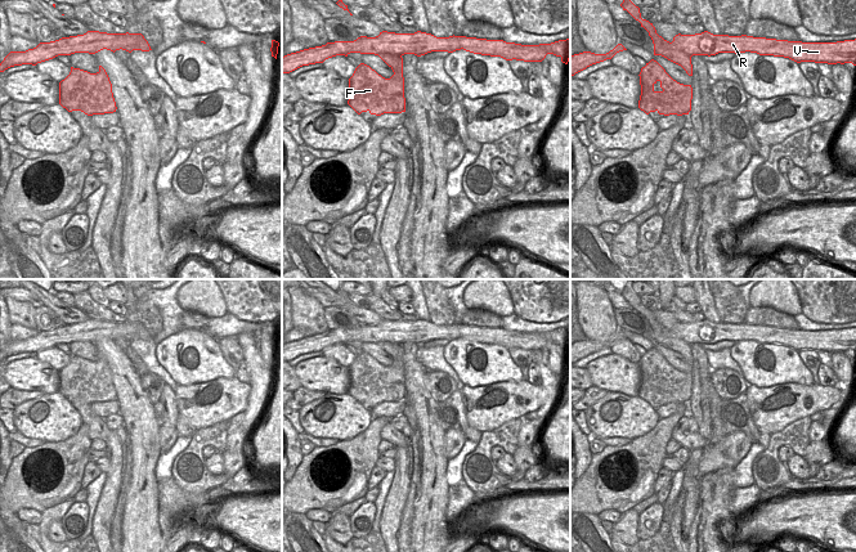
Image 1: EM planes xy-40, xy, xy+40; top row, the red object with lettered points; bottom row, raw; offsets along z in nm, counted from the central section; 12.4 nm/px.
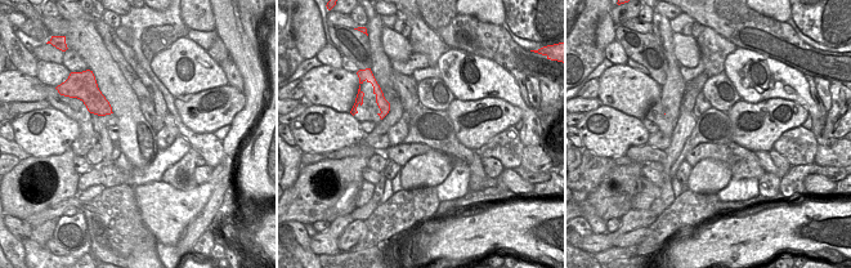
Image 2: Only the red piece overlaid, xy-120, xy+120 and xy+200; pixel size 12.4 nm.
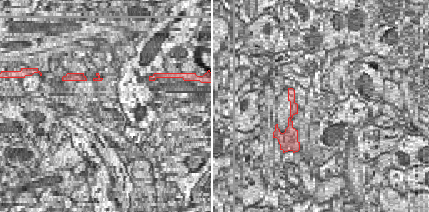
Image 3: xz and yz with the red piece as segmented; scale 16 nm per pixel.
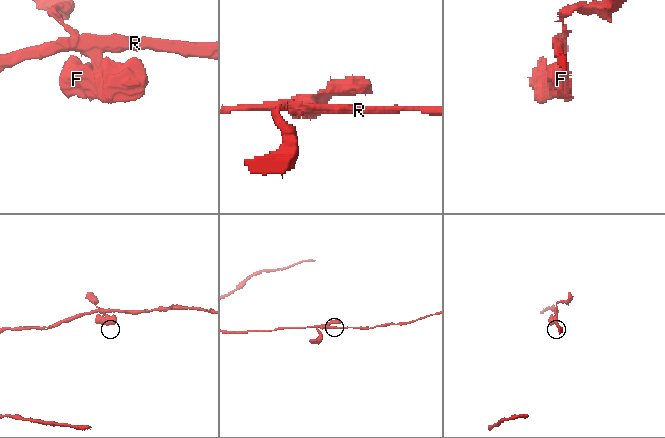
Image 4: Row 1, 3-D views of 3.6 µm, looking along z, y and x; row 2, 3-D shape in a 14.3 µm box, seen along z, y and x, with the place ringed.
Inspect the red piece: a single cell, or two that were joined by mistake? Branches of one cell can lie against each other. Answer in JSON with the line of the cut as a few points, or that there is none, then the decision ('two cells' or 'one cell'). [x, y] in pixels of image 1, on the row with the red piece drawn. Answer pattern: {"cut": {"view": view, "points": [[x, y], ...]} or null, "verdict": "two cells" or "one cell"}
{"cut": {"view": "xy+40", "points": [[667, 41], [690, 57]]}, "verdict": "two cells"}

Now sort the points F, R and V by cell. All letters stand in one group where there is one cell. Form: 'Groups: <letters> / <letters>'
Groups: F / R V

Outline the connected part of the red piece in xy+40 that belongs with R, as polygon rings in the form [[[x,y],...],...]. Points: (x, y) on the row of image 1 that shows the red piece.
[[[708,31],[695,35],[676,35],[669,42],[687,55],[716,55],[718,53],[757,53],[789,58],[797,63],[828,64],[852,63],[856,66],[856,39],[837,42],[802,42],[753,36],[713,35]]]

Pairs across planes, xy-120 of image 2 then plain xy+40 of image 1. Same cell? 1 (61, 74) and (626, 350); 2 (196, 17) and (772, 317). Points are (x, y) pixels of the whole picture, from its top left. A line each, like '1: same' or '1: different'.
1: same
2: different

